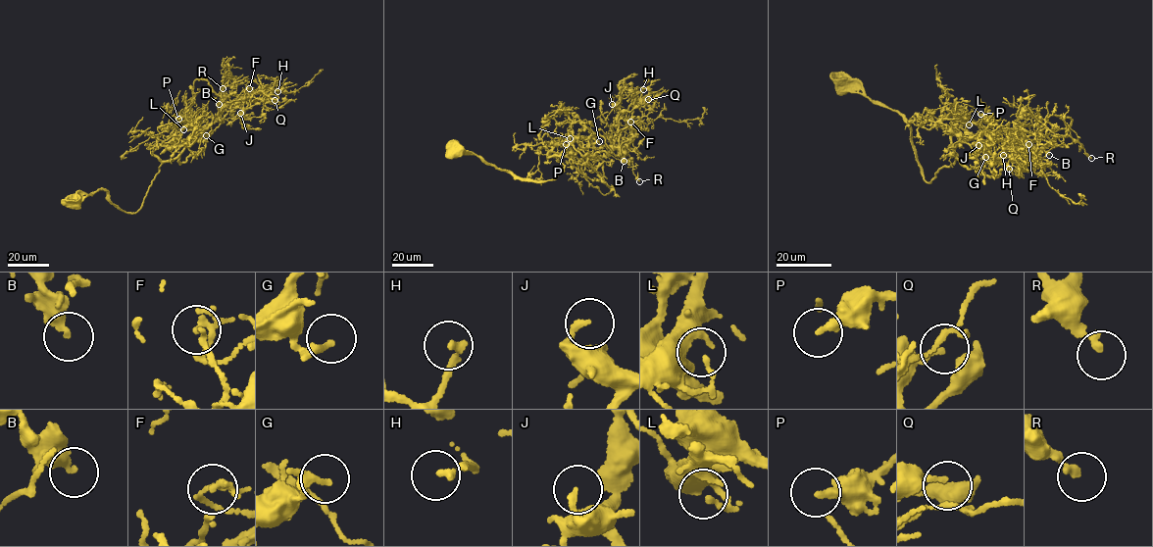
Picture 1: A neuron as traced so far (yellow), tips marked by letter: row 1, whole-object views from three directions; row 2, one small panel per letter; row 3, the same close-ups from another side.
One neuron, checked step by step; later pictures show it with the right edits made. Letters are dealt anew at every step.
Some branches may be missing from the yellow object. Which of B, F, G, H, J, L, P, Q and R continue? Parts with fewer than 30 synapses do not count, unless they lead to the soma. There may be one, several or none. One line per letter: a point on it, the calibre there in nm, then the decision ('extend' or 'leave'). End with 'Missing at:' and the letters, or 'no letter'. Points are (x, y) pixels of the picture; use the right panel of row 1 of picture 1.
B: place (1049, 155); calibre 400 nm; leave
F: place (1028, 144); calibre 160 nm; leave
G: place (985, 157); calibre 170 nm; leave
H: place (1003, 155); calibre 200 nm; extend
J: place (978, 145); calibre 200 nm; leave
L: place (969, 124); calibre 90 nm; leave
P: place (980, 114); calibre 240 nm; leave
Q: place (1009, 169); calibre 150 nm; leave
R: place (1091, 158); calibre 220 nm; leave
Missing at: H

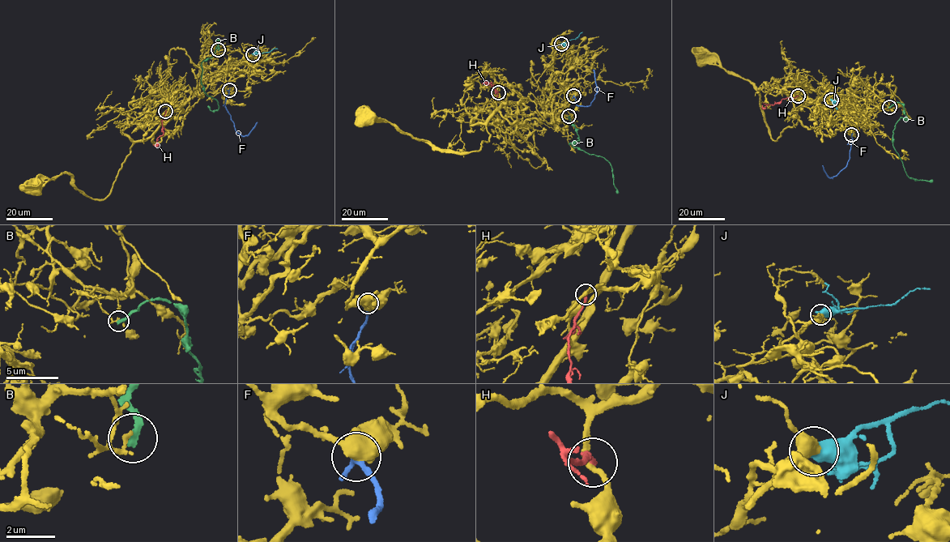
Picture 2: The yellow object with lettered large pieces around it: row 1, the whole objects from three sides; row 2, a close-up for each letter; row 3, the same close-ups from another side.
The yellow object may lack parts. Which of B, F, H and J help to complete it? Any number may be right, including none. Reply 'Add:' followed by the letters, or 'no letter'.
Add: J

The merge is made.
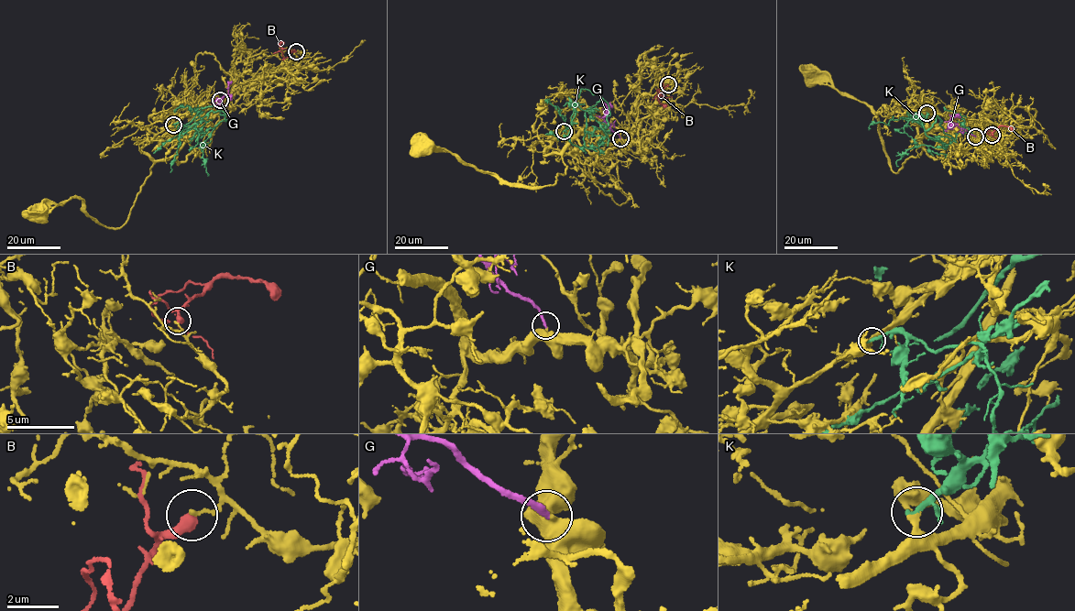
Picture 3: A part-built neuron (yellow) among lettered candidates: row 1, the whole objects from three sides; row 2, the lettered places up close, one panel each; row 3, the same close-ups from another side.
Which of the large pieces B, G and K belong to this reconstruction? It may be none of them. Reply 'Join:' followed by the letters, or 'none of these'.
Join: G

